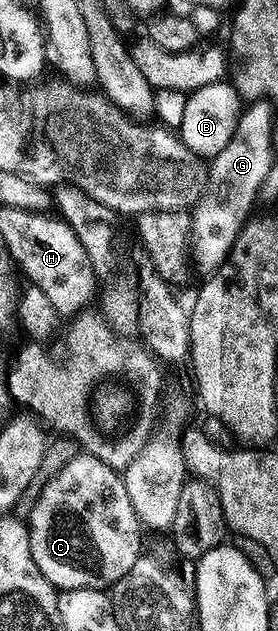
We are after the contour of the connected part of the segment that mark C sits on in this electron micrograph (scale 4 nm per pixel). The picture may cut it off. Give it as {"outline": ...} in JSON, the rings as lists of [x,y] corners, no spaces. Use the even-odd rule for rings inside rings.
{"outline":[[[80,454],[44,486],[38,495],[38,501],[29,509],[28,527],[30,529],[30,549],[32,558],[48,578],[55,589],[75,592],[85,588],[113,589],[118,581],[136,566],[139,556],[143,555],[142,531],[143,525],[132,506],[132,498],[128,498],[126,481],[120,475],[119,469],[110,468],[100,458],[89,454]]]}

